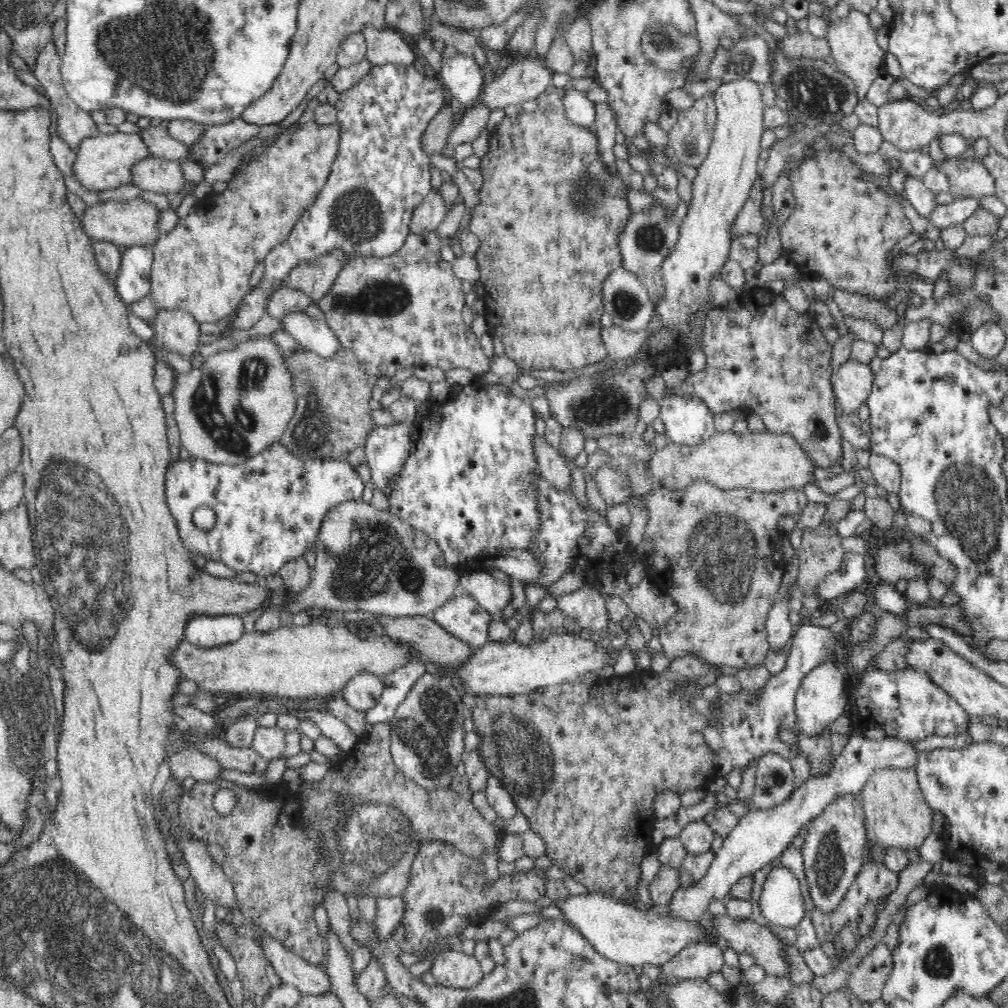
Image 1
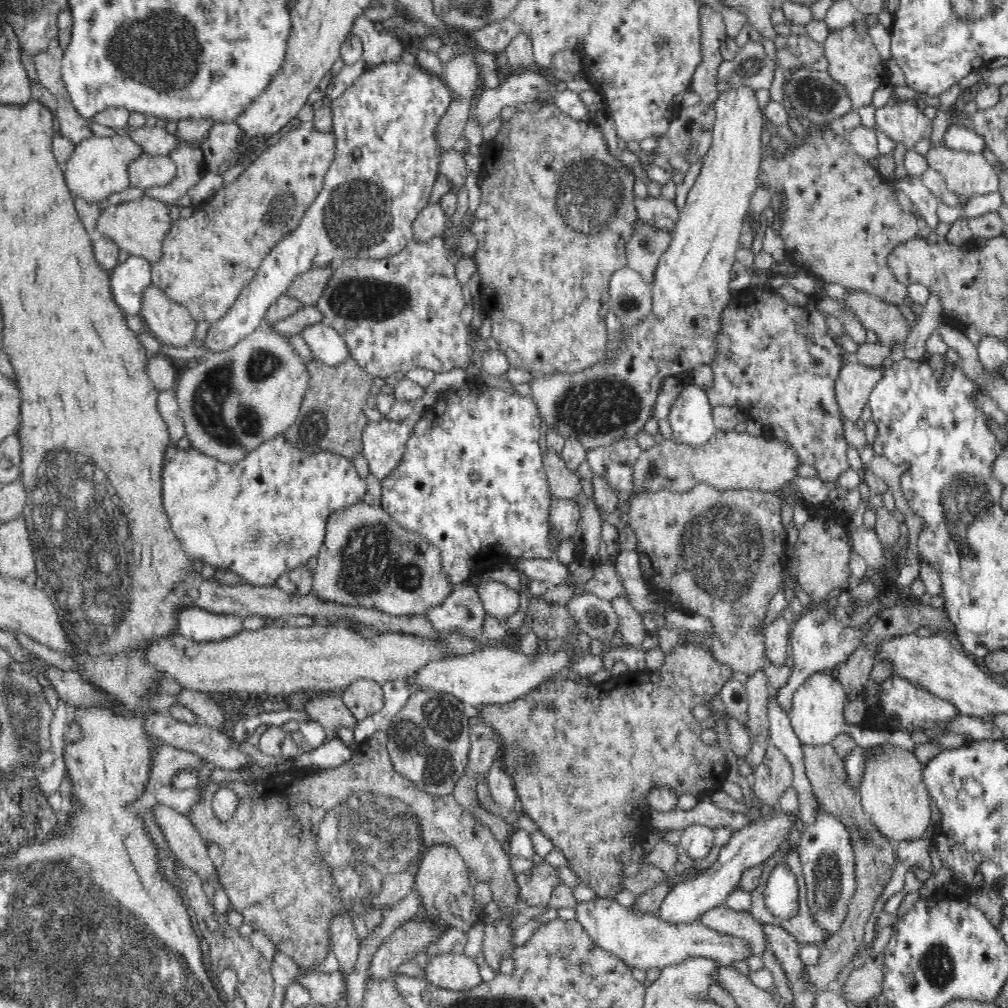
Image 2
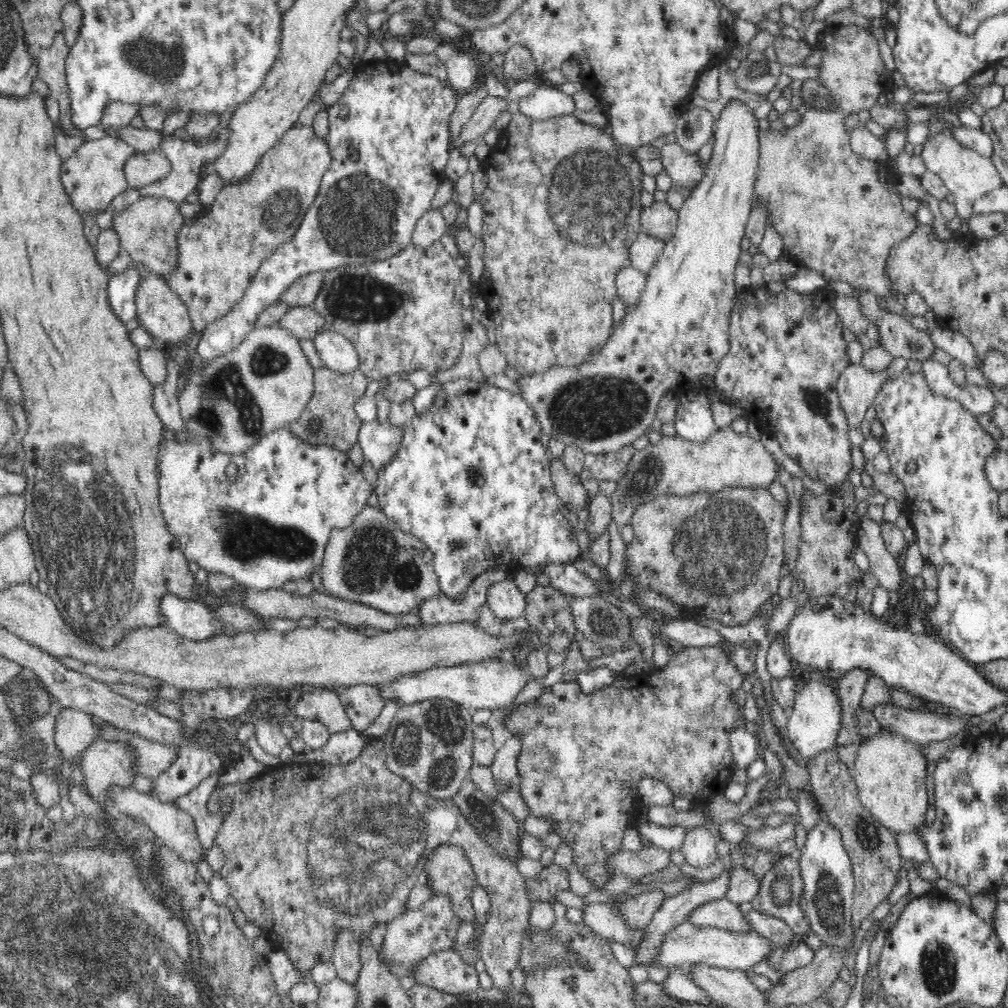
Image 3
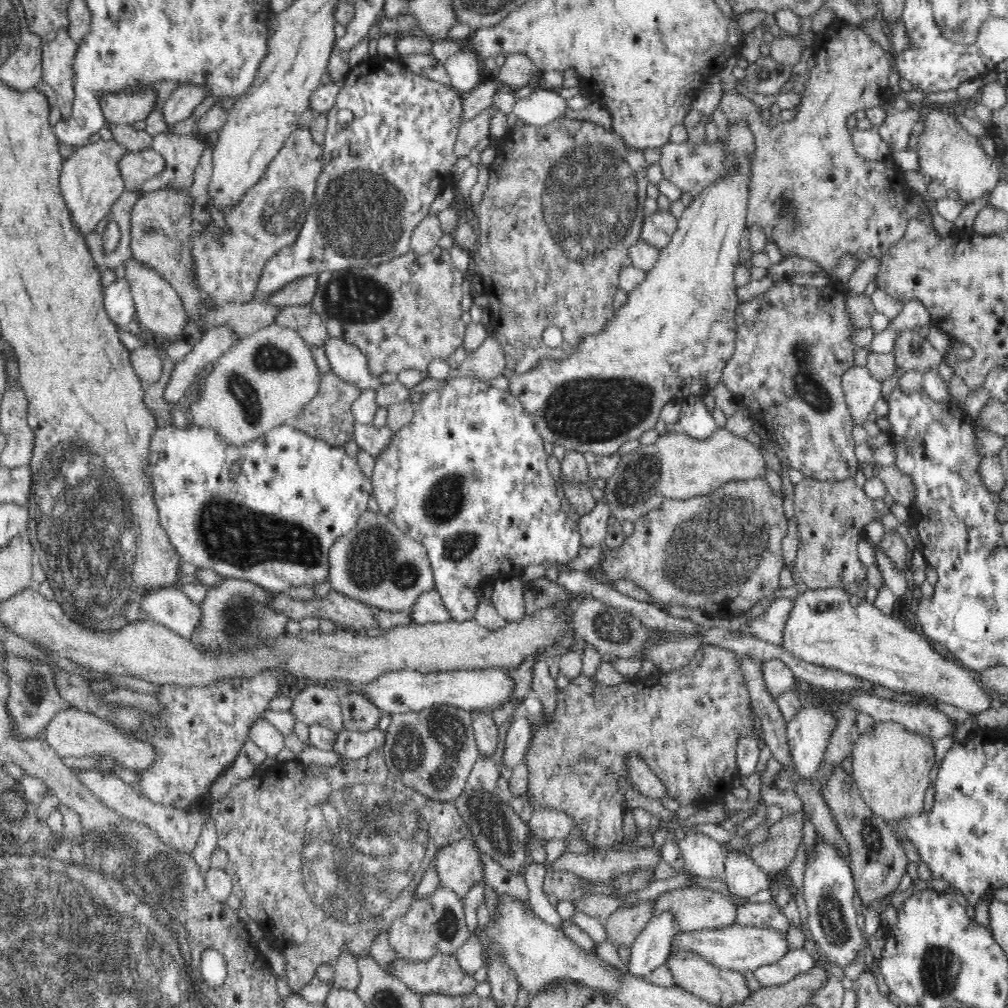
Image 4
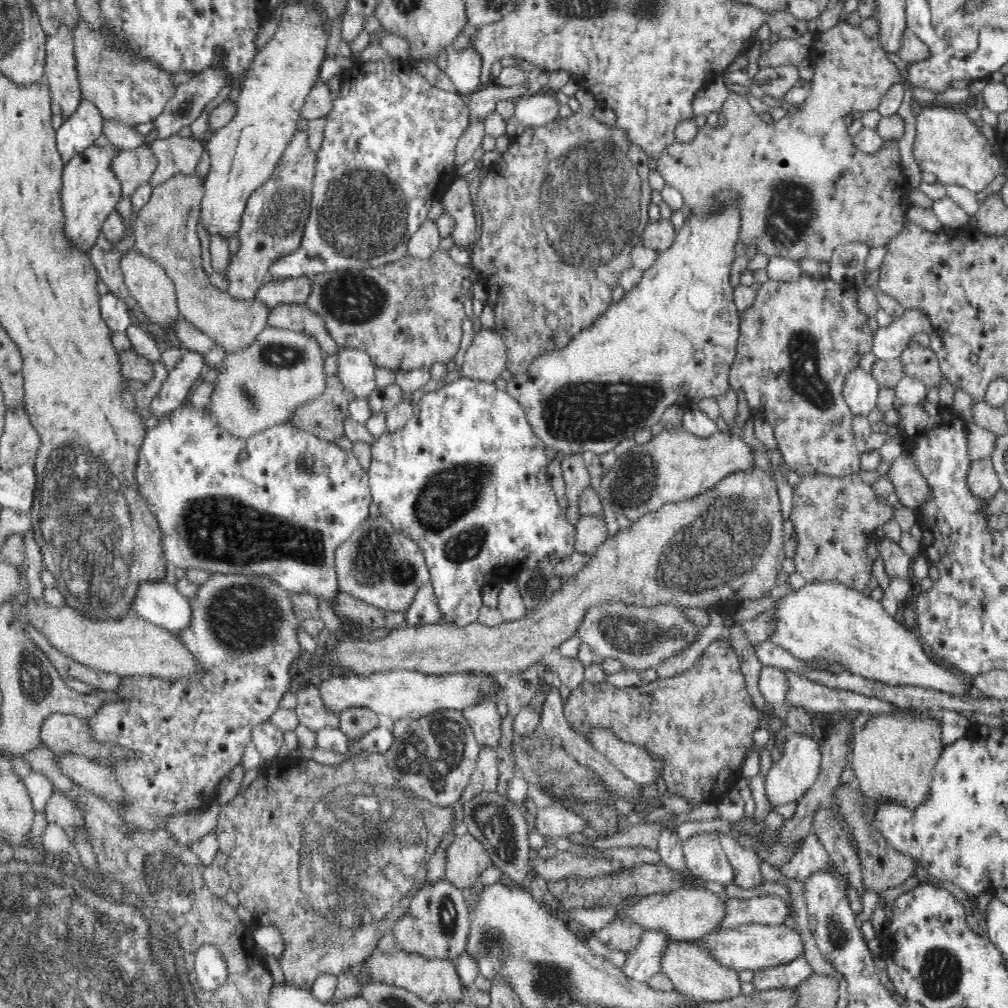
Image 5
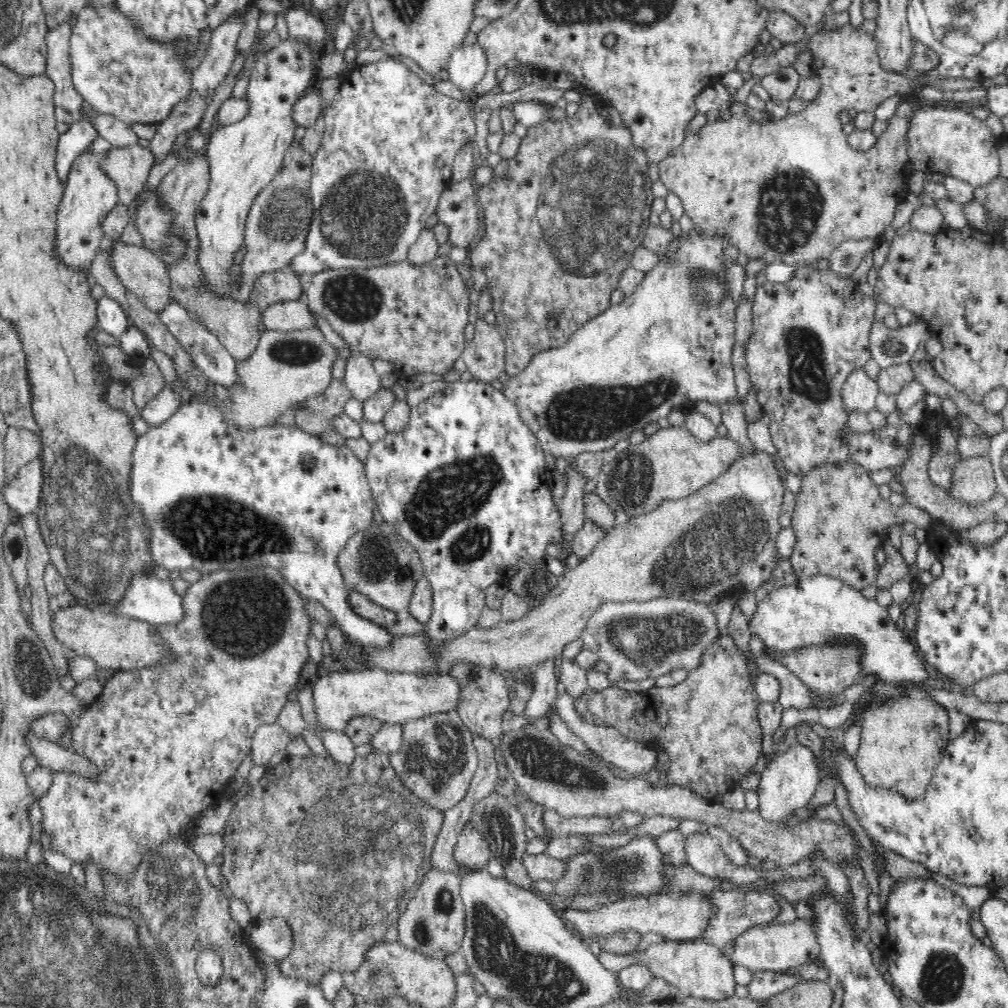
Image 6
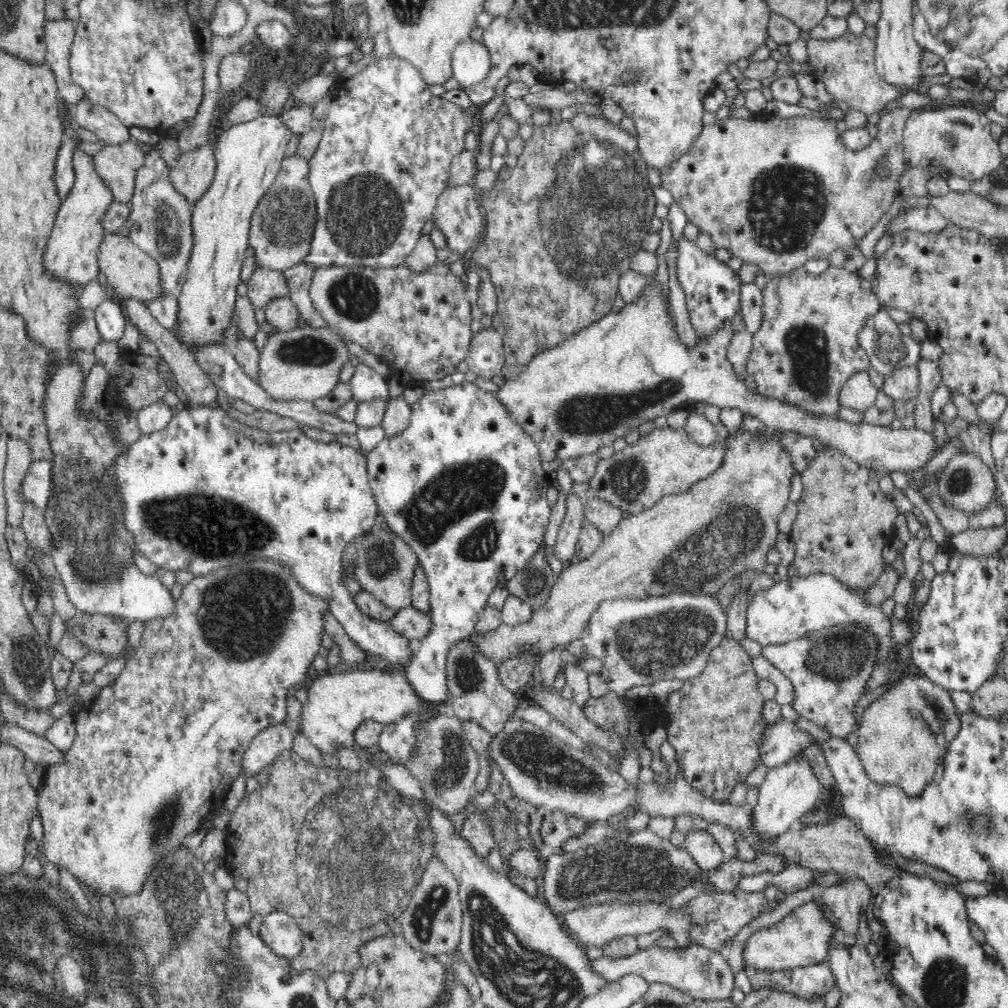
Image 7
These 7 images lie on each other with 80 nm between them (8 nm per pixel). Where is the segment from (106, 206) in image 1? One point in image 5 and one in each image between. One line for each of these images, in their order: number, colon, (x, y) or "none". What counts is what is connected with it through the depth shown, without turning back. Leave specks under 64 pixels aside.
2: (139, 226)
3: (147, 229)
4: (161, 220)
5: (165, 231)

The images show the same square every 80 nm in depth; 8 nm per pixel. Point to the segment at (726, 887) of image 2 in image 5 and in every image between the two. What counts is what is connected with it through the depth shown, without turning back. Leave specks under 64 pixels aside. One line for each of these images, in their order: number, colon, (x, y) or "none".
3: (674, 911)
4: (652, 946)
5: (645, 961)

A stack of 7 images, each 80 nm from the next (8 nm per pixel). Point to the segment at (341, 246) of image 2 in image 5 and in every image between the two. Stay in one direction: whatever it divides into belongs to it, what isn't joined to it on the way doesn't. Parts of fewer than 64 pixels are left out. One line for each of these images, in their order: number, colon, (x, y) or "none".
3: (388, 157)
4: (382, 170)
5: (388, 150)

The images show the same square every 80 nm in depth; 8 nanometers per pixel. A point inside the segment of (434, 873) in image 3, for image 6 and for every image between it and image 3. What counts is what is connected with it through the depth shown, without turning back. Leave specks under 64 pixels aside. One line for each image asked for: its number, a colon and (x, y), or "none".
4: (459, 866)
5: (466, 859)
6: (472, 851)

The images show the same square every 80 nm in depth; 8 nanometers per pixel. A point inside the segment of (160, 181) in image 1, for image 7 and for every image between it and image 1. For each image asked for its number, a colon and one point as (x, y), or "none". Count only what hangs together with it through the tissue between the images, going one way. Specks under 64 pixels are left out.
2: (147, 170)
3: (142, 168)
4: (136, 167)
5: (134, 167)
6: (128, 167)
7: (117, 164)

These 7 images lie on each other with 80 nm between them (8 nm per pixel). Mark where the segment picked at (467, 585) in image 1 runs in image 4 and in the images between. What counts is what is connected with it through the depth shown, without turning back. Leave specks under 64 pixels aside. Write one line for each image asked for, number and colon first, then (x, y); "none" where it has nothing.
2: (499, 599)
3: (503, 597)
4: (507, 599)

